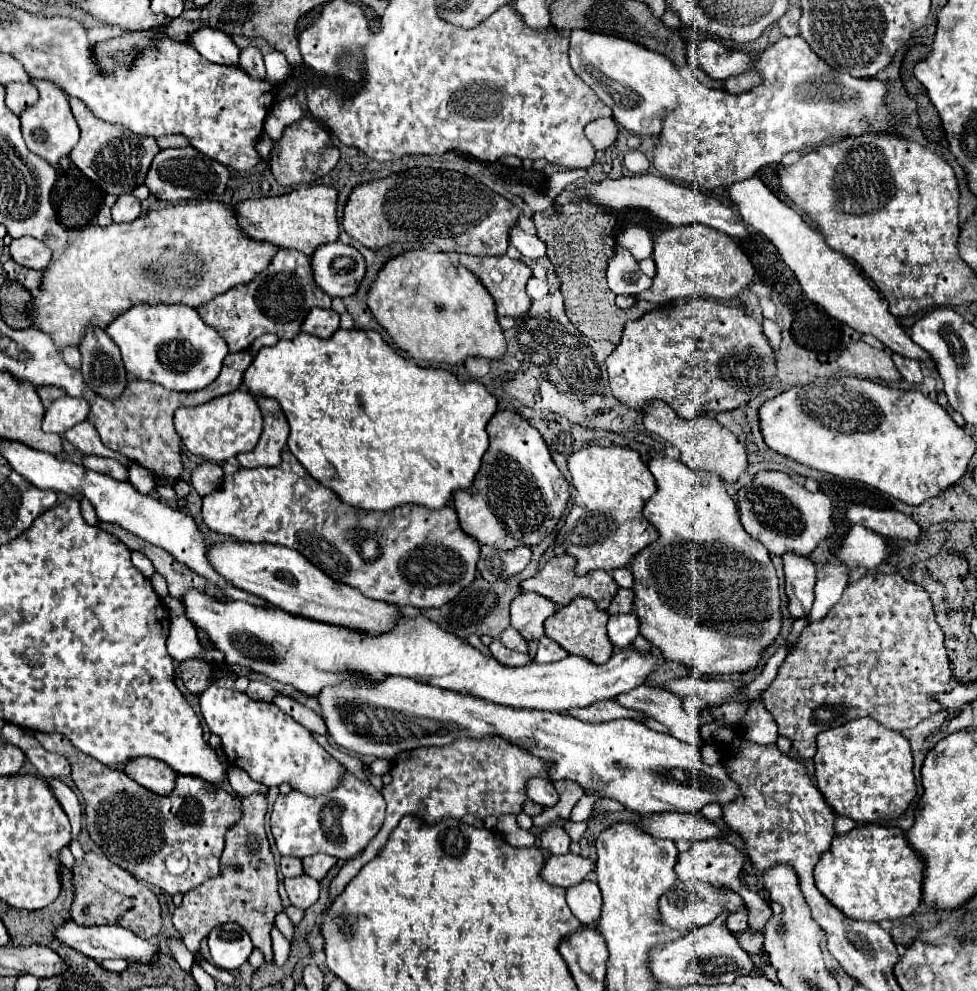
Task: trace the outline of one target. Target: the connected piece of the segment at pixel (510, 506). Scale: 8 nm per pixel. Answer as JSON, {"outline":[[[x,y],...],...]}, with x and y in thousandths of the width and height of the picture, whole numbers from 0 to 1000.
{"outline":[[[511,415],[498,429],[501,437],[501,453],[494,459],[494,467],[490,477],[486,479],[484,491],[480,495],[468,495],[464,502],[464,512],[470,520],[472,534],[484,542],[492,550],[503,550],[509,554],[527,554],[527,552],[544,552],[554,548],[572,528],[578,512],[580,512],[580,495],[582,487],[566,467],[566,461],[556,445],[554,437],[544,431],[531,417],[525,415]]]}

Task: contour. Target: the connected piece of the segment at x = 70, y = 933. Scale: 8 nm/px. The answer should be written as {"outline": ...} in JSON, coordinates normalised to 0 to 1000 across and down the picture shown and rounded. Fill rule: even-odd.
{"outline":[[[69,927],[67,931],[62,931],[56,937],[56,948],[69,956],[75,956],[77,960],[97,968],[99,972],[107,970],[107,968],[130,968],[136,972],[155,972],[159,968],[159,962],[163,960],[161,954],[155,954],[153,950],[146,950],[144,946],[136,943],[134,939],[128,939],[126,935],[118,935],[118,933],[95,933],[95,935],[85,935],[79,933],[75,927]]]}

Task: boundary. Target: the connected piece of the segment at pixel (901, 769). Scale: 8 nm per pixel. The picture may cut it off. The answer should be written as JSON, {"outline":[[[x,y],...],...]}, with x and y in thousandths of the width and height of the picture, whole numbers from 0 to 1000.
{"outline":[[[877,726],[873,730],[861,732],[857,736],[842,738],[836,742],[836,762],[832,764],[834,768],[834,786],[836,794],[844,804],[844,810],[863,824],[869,824],[877,830],[894,830],[900,826],[912,828],[922,824],[930,810],[939,802],[939,792],[937,792],[937,782],[934,782],[934,762],[930,748],[918,740],[912,738],[894,726]]]}

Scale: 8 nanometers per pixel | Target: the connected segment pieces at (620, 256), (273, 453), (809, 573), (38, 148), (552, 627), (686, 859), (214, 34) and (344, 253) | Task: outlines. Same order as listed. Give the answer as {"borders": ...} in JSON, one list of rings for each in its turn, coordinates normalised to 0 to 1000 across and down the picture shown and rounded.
{"borders":[[[[629,247],[629,259],[621,269],[621,286],[629,298],[654,298],[666,290],[666,282],[634,247]]],[[[265,401],[265,413],[269,417],[269,437],[263,451],[255,457],[245,457],[243,465],[247,471],[279,471],[288,465],[288,455],[294,447],[296,429],[281,403]]],[[[812,556],[801,558],[803,596],[808,602],[808,619],[818,625],[828,621],[832,610],[832,592],[836,584],[834,568],[828,560],[816,560]]],[[[34,80],[32,84],[40,92],[40,102],[21,114],[24,140],[36,156],[48,160],[52,166],[58,166],[58,162],[62,158],[69,158],[73,154],[73,150],[79,146],[81,128],[79,128],[79,122],[73,114],[71,98],[67,96],[67,92],[58,84],[52,84],[48,80]]],[[[591,602],[558,627],[558,641],[570,647],[582,661],[591,661],[591,663],[603,665],[605,669],[617,671],[627,661],[627,651],[621,643],[621,627],[623,627],[623,619],[613,617],[607,604]]],[[[738,847],[713,849],[703,861],[697,861],[691,871],[691,881],[695,889],[715,887],[734,895],[750,895],[754,901],[763,901],[756,889],[756,879],[760,875],[760,861],[748,851]]],[[[206,27],[193,37],[191,43],[200,51],[204,51],[204,55],[210,58],[212,62],[218,62],[224,66],[243,66],[245,62],[245,47],[228,31]]],[[[349,243],[327,249],[318,259],[324,288],[339,300],[357,300],[374,277],[372,257]]]]}

